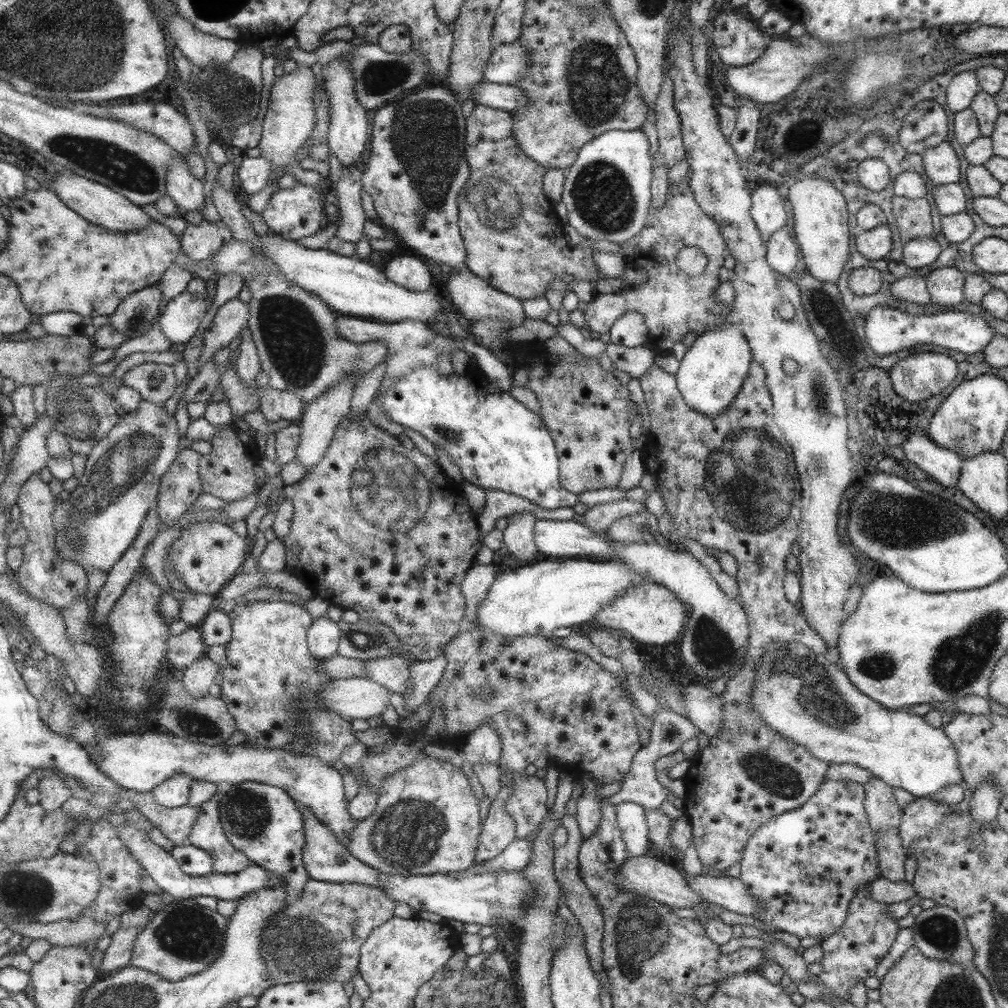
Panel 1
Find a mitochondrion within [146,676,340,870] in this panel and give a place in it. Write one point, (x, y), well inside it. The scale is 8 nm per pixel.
(247, 812)

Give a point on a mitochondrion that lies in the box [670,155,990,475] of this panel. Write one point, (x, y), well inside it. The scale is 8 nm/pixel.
(820, 388)

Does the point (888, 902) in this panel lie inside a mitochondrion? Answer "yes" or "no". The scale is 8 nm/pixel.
no

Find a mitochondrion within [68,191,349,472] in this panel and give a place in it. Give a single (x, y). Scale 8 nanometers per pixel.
(293, 340)

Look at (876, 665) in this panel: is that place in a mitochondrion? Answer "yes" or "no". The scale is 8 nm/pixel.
yes

